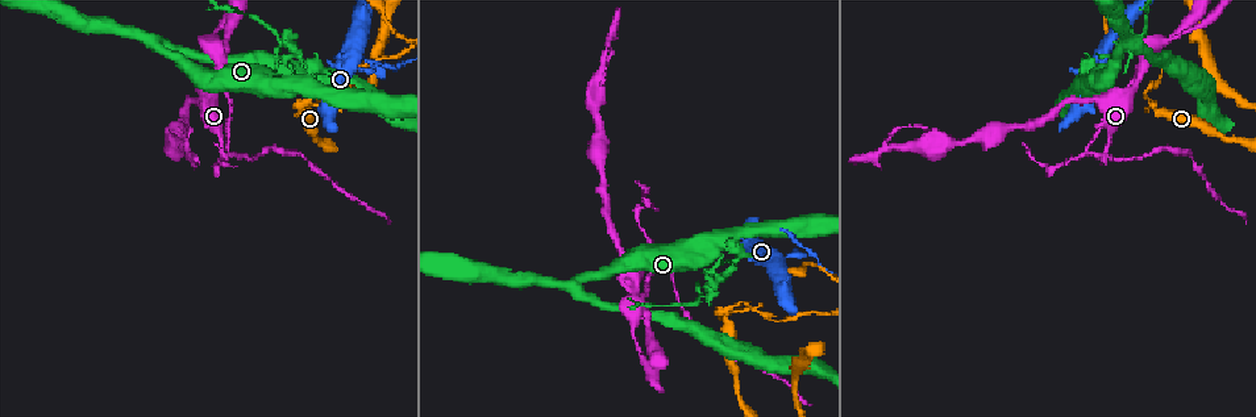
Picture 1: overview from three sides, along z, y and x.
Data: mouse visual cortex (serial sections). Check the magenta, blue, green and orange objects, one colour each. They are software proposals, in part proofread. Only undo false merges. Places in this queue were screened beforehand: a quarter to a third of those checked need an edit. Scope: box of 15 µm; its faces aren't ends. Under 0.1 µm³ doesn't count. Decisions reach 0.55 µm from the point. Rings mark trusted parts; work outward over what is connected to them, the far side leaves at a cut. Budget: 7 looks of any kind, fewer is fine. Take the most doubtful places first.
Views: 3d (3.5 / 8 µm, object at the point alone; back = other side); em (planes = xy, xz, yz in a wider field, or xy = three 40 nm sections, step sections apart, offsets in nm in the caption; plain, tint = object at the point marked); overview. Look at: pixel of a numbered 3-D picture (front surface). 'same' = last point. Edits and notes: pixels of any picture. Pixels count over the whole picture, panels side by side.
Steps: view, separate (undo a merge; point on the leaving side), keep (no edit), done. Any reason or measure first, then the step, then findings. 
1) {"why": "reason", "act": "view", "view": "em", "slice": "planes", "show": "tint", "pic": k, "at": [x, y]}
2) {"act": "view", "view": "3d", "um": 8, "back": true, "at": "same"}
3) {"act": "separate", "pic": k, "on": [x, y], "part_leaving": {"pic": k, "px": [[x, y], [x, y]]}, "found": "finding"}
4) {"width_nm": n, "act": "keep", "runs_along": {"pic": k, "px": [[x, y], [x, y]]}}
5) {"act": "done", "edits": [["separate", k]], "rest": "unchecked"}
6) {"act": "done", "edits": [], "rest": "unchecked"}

{"why": "small branch off a trunk", "act": "view", "view": "3d", "um": 3.5, "pic": 1, "at": [1135, 82]}

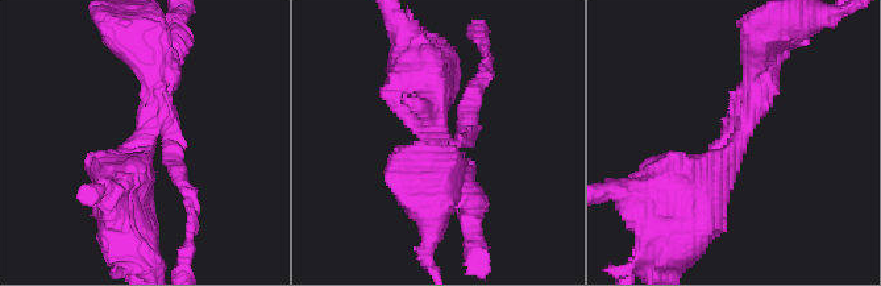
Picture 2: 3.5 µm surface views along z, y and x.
{"arms": 3, "arm_widths_nm": [150, 300, 450], "act": "view", "view": "em", "slice": "planes", "show": "tint", "pic": 2, "at": [440, 140]}

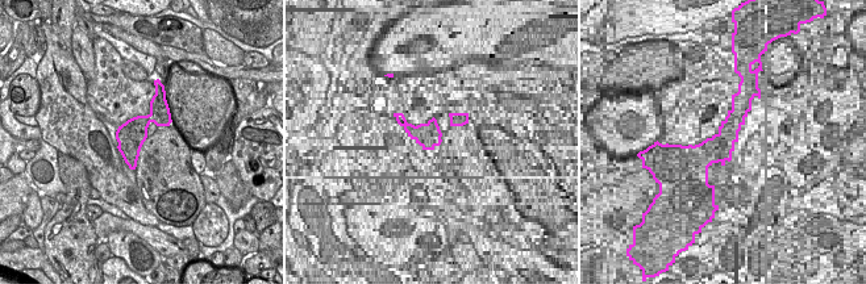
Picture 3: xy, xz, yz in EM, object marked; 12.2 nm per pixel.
{"act": "view", "view": "em", "slice": "xy", "step": 3, "show": "tint", "at": "same"}

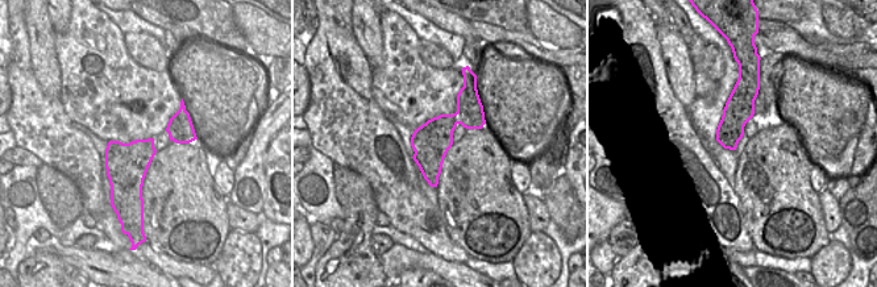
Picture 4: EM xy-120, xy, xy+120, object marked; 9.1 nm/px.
{"act": "keep", "runs_along": {"pic": 2, "px": [[694, 212], [757, 99], [757, 59]]}, "found": "one cell here"}

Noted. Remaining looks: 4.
{"why": "abrupt turn", "act": "view", "view": "3d", "um": 3.5, "pic": 1, "at": [319, 67]}

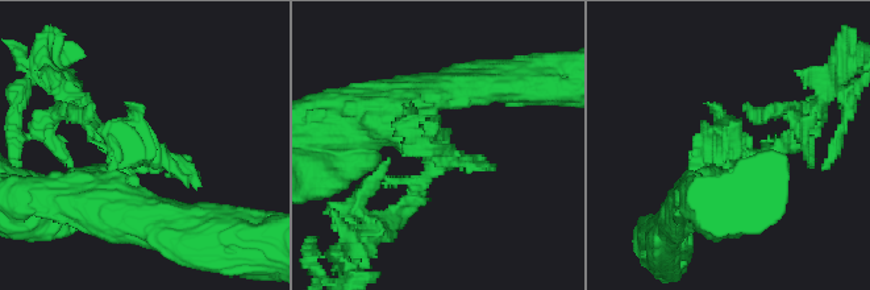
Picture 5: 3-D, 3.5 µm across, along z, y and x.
{"act": "view", "view": "em", "slice": "xy", "step": 3, "show": "tint", "pic": 5, "at": [739, 150]}

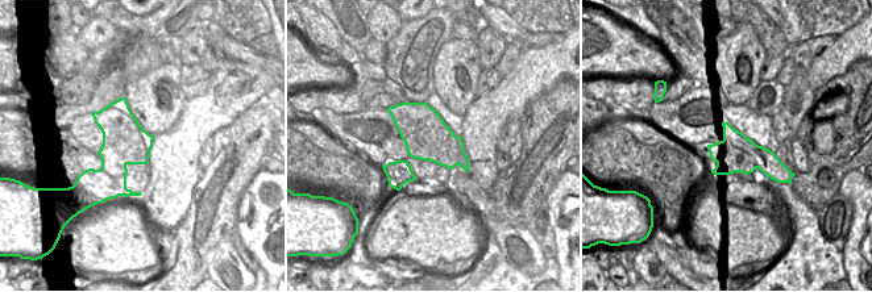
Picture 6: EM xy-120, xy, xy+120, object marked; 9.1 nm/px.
{"width_nm": 420, "act": "keep", "runs_along": {"pic": 5, "px": [[707, 193], [731, 152], [802, 140]]}, "found": "continuous, no second cell"}

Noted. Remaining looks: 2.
{"why": "abrupt turn", "act": "view", "view": "3d", "um": 3.5, "pic": 1, "at": [808, 254]}

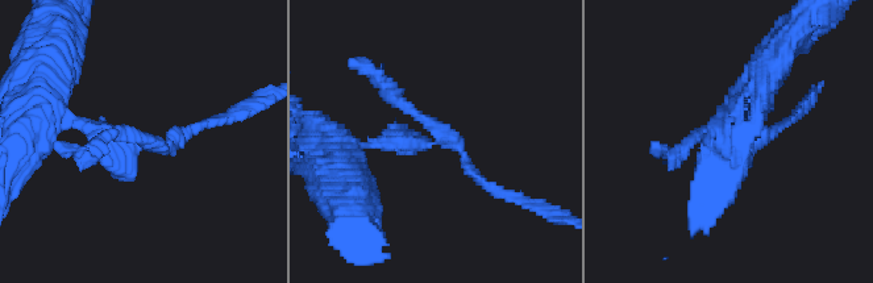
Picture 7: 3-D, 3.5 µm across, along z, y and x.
{"act": "view", "view": "em", "slice": "planes", "show": "tint", "pic": 7, "at": [144, 141]}

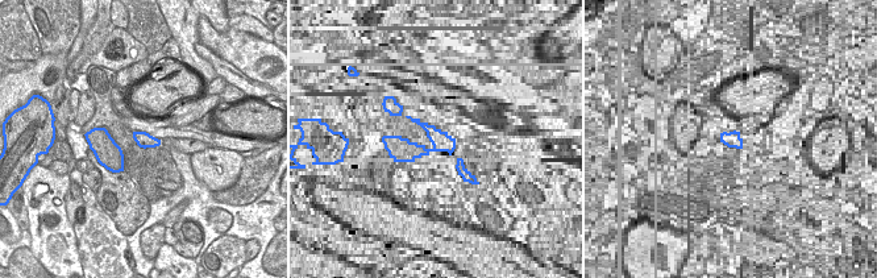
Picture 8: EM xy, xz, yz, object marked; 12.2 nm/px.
{"width_nm": 190, "act": "separate", "pic": 7, "on": [406, 105], "part_leaving": {"pic": 7, "px": [[435, 140], [439, 129], [354, 66]]}, "found": "two cells meet here"}

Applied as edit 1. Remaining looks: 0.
{"act": "done", "edits": [["separate", 7]], "rest": "unchecked"}

